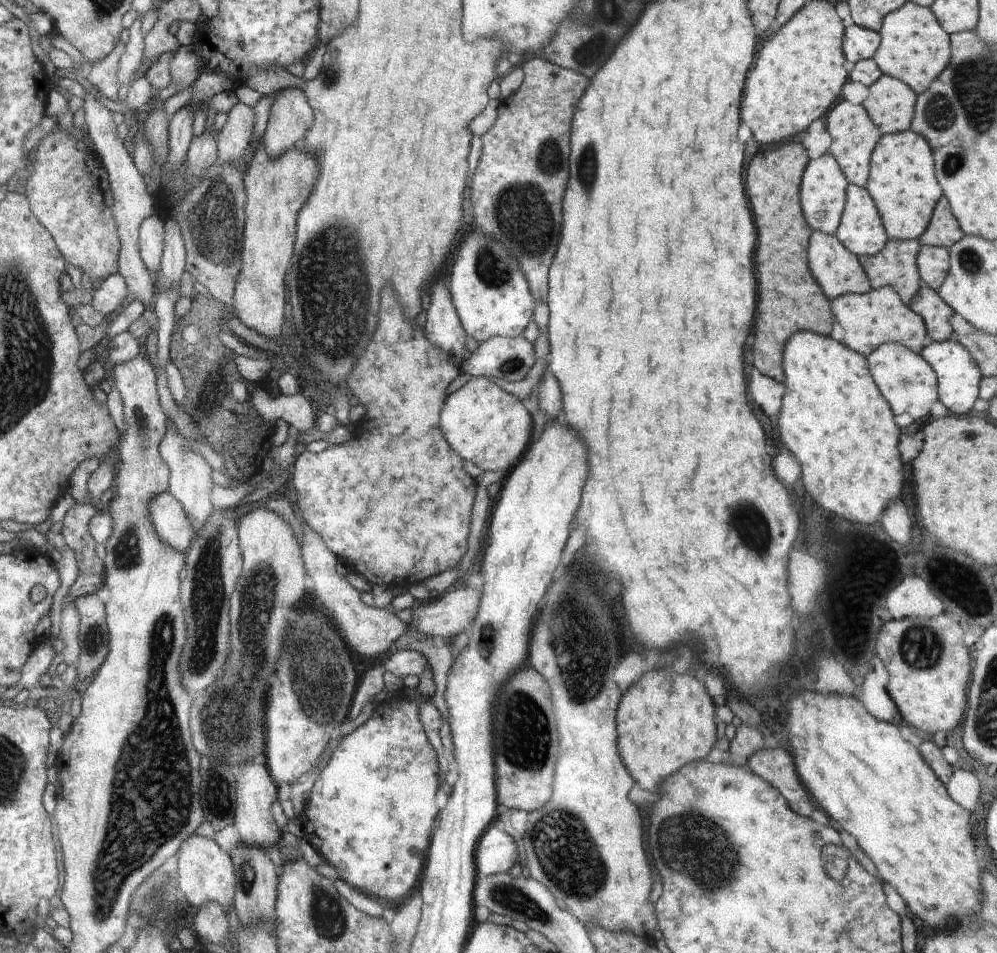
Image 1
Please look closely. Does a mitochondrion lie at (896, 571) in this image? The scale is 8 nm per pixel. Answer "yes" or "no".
no

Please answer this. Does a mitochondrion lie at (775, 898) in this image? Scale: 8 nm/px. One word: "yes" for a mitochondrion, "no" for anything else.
no

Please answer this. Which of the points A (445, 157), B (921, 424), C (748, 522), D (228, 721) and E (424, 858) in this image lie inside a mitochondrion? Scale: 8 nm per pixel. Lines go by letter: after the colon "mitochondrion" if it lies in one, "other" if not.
A: other
B: other
C: mitochondrion
D: mitochondrion
E: other

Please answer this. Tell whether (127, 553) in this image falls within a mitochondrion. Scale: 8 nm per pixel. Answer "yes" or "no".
yes

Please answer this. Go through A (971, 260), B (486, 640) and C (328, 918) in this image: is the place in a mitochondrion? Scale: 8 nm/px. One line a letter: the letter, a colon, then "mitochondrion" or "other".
A: mitochondrion
B: other
C: mitochondrion

